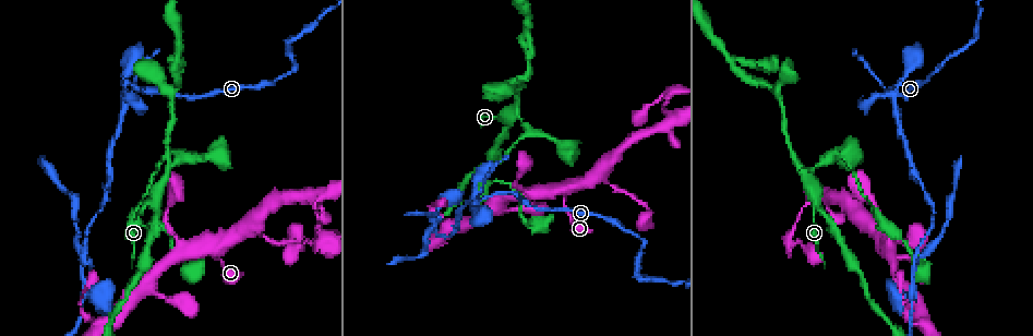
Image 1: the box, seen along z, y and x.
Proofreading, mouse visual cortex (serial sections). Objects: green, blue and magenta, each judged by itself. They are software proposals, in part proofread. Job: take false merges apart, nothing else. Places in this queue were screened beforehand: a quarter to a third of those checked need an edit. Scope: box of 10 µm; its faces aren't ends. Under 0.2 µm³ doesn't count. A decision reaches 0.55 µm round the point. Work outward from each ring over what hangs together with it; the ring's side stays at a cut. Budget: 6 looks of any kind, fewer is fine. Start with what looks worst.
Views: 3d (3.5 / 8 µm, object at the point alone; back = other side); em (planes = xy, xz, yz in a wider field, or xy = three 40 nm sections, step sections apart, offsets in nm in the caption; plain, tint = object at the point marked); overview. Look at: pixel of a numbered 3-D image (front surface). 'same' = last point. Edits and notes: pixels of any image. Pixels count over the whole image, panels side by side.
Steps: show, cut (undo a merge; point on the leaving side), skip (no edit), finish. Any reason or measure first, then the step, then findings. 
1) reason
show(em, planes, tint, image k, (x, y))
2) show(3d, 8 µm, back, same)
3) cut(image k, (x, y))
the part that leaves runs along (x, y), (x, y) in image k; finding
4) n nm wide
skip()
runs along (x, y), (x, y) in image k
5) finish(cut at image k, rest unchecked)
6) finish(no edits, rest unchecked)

abrupt turn
show(3d, 3.5 µm, back, image 1, (477, 202))

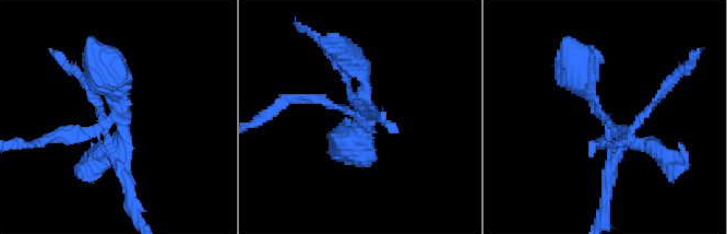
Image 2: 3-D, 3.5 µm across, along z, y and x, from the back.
show(em, xy, step 3, tint, image 2, (357, 116))

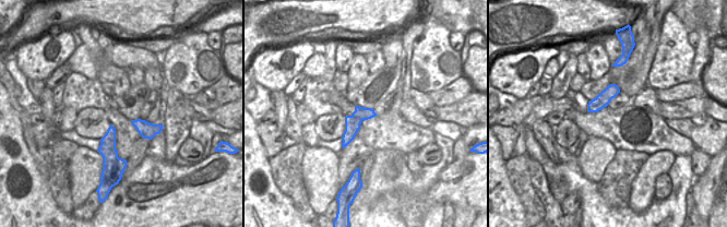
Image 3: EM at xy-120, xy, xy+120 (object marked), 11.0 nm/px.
cut(image 2, (96, 93))
the part that leaves runs along (118, 124), (118, 164), (135, 221) in image 2; two cells meet here

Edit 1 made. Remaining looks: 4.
redraw
show(overview)

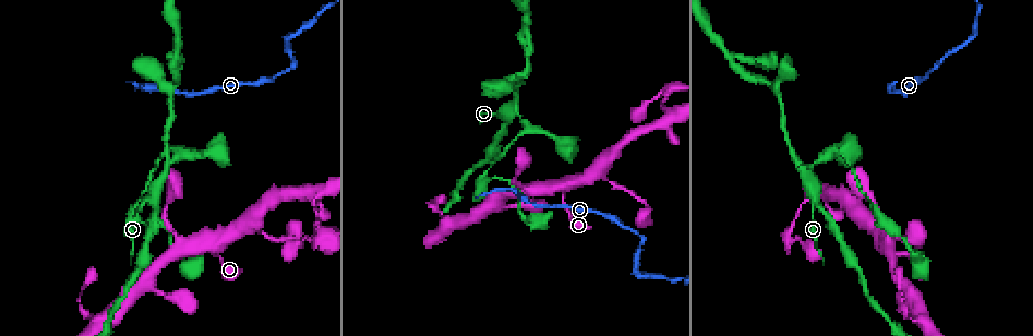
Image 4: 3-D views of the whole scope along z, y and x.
three arms meet
show(3d, 8 µm, image 4, (793, 222))

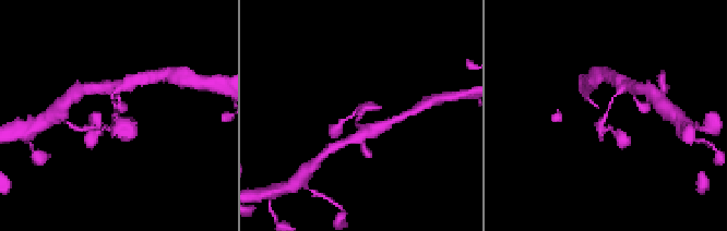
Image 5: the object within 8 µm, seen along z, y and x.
zoom in
show(3d, 3.5 µm, same)

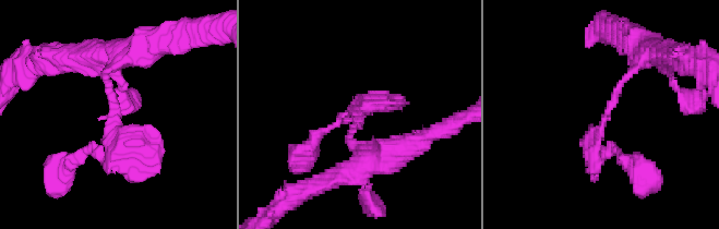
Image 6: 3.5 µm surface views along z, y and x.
shape alone is not enough
show(em, xy, step 1, tint, image 6, (116, 115))

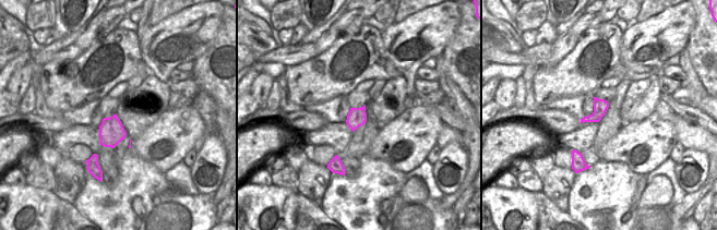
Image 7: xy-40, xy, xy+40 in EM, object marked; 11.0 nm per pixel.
skip()
runs along (118, 58), (105, 81), (124, 145), (97, 155) in image 6; continuous, no second cell

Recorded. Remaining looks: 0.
finish(cut at image 2, rest unchecked)

